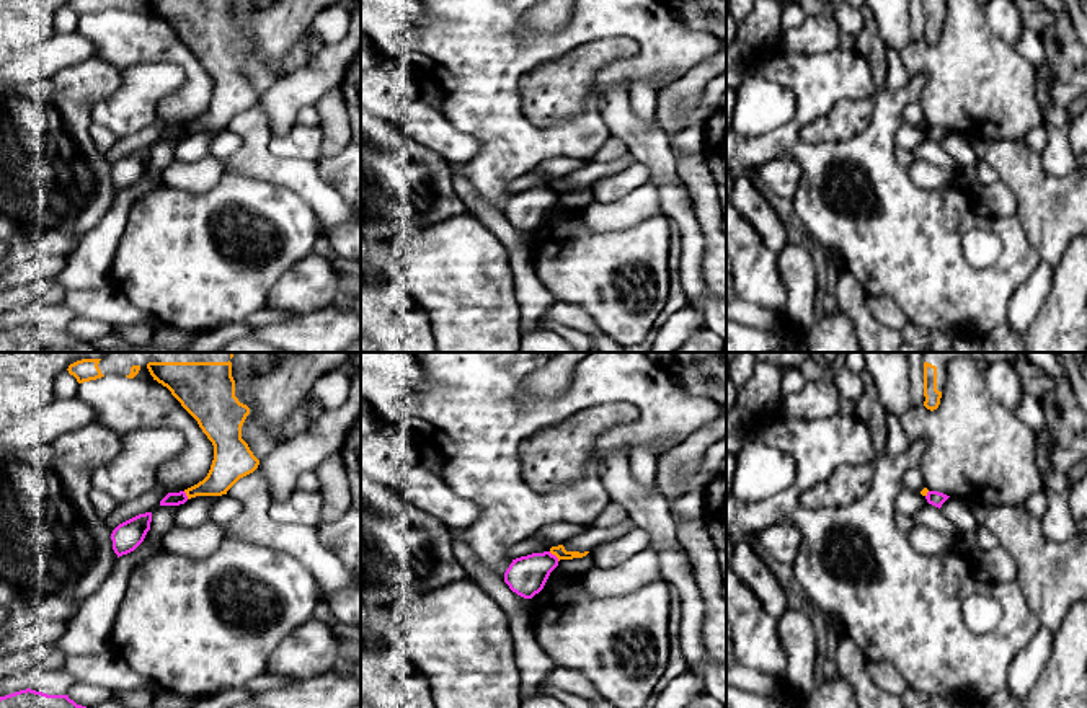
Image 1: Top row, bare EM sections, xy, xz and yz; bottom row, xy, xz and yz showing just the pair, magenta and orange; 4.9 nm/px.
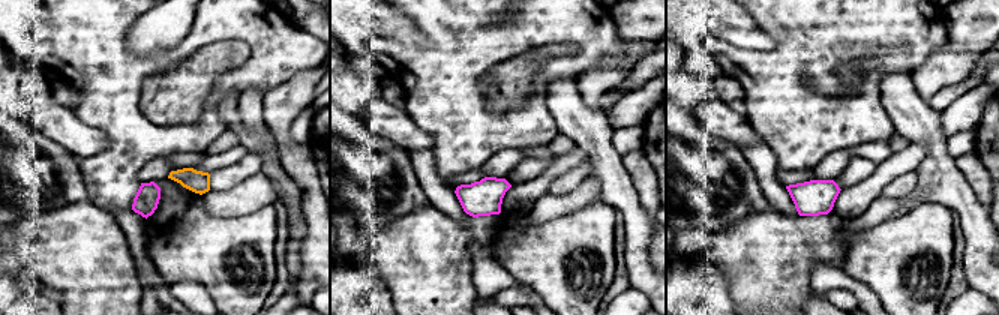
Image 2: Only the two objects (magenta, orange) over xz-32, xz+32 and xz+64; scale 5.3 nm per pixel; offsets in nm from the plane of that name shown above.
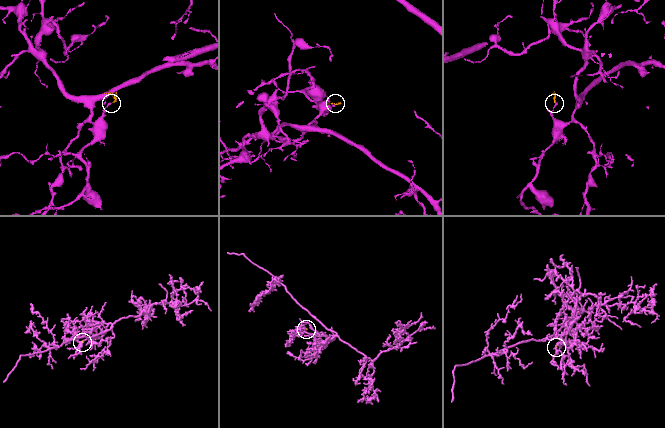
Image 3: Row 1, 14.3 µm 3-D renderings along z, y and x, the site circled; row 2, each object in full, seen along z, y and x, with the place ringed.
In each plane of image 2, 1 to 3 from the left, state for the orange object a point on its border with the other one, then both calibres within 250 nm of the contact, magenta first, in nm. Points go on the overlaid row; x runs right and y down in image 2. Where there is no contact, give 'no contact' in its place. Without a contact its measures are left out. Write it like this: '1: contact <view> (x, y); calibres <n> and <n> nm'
1: no contact
2: no contact
3: no contact

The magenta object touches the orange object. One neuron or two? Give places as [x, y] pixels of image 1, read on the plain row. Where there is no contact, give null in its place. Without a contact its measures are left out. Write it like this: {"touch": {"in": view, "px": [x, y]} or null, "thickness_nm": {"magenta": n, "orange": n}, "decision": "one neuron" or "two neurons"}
{"touch": {"in": "xz", "px": [554, 190]}, "thickness_nm": {"magenta": 200, "orange": 60}, "decision": "two neurons"}

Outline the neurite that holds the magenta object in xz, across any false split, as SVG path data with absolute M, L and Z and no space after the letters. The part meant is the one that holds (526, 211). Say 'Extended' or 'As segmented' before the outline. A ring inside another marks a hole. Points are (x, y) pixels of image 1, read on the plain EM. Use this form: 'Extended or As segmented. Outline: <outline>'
As segmented. Outline: M550 186L532 188L512 194L504 207L504 217L512 227L524 233L532 233L539 228L550 207L558 201L558 192Z

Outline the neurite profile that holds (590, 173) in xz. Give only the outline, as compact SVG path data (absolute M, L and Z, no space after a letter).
M630 153L614 162L606 162L606 163L589 162L583 168L566 175L563 181L566 186L579 186L579 188L591 186L607 175L614 175L623 168L628 168L632 163L633 158Z

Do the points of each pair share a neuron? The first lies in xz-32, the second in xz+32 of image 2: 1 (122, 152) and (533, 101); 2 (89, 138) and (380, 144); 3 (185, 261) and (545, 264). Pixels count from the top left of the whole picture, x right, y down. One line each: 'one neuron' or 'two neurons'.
1: one neuron
2: two neurons
3: one neuron

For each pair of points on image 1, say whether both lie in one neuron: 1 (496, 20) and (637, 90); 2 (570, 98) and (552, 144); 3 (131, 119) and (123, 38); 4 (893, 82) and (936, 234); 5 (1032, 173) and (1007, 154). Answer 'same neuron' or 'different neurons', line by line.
1: different neurons
2: different neurons
3: different neurons
4: different neurons
5: same neuron

